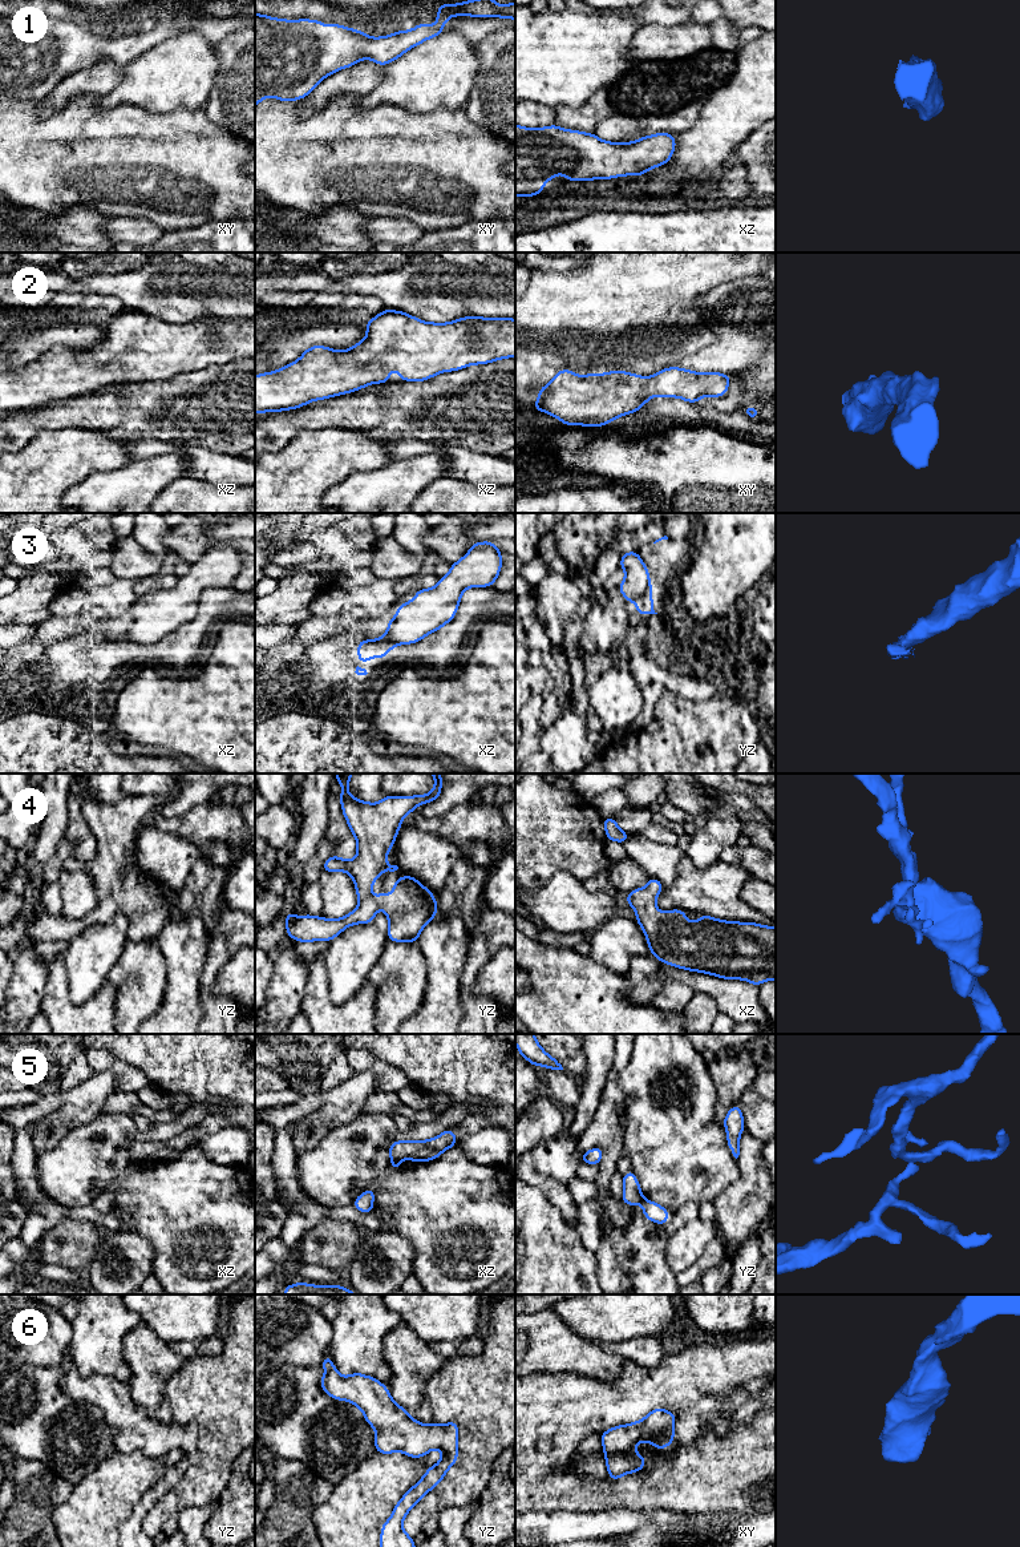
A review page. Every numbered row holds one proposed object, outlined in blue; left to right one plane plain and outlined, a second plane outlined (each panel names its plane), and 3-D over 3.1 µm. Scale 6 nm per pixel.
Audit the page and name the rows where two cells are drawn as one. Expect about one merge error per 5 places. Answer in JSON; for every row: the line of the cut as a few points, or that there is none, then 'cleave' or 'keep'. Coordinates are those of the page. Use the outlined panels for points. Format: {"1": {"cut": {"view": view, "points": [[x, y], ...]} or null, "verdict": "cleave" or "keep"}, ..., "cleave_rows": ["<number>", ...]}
{"1": {"cut": null, "verdict": "keep"}, "2": {"cut": null, "verdict": "keep"}, "3": {"cut": {"view": "yz", "points": [[650, 580], [646, 592], [638, 601]]}, "verdict": "cleave"}, "4": {"cut": null, "verdict": "keep"}, "5": {"cut": {"view": "yz", "points": [[643, 1198], [640, 1202]]}, "verdict": "cleave"}, "6": {"cut": null, "verdict": "keep"}, "cleave_rows": ["3", "5"]}

